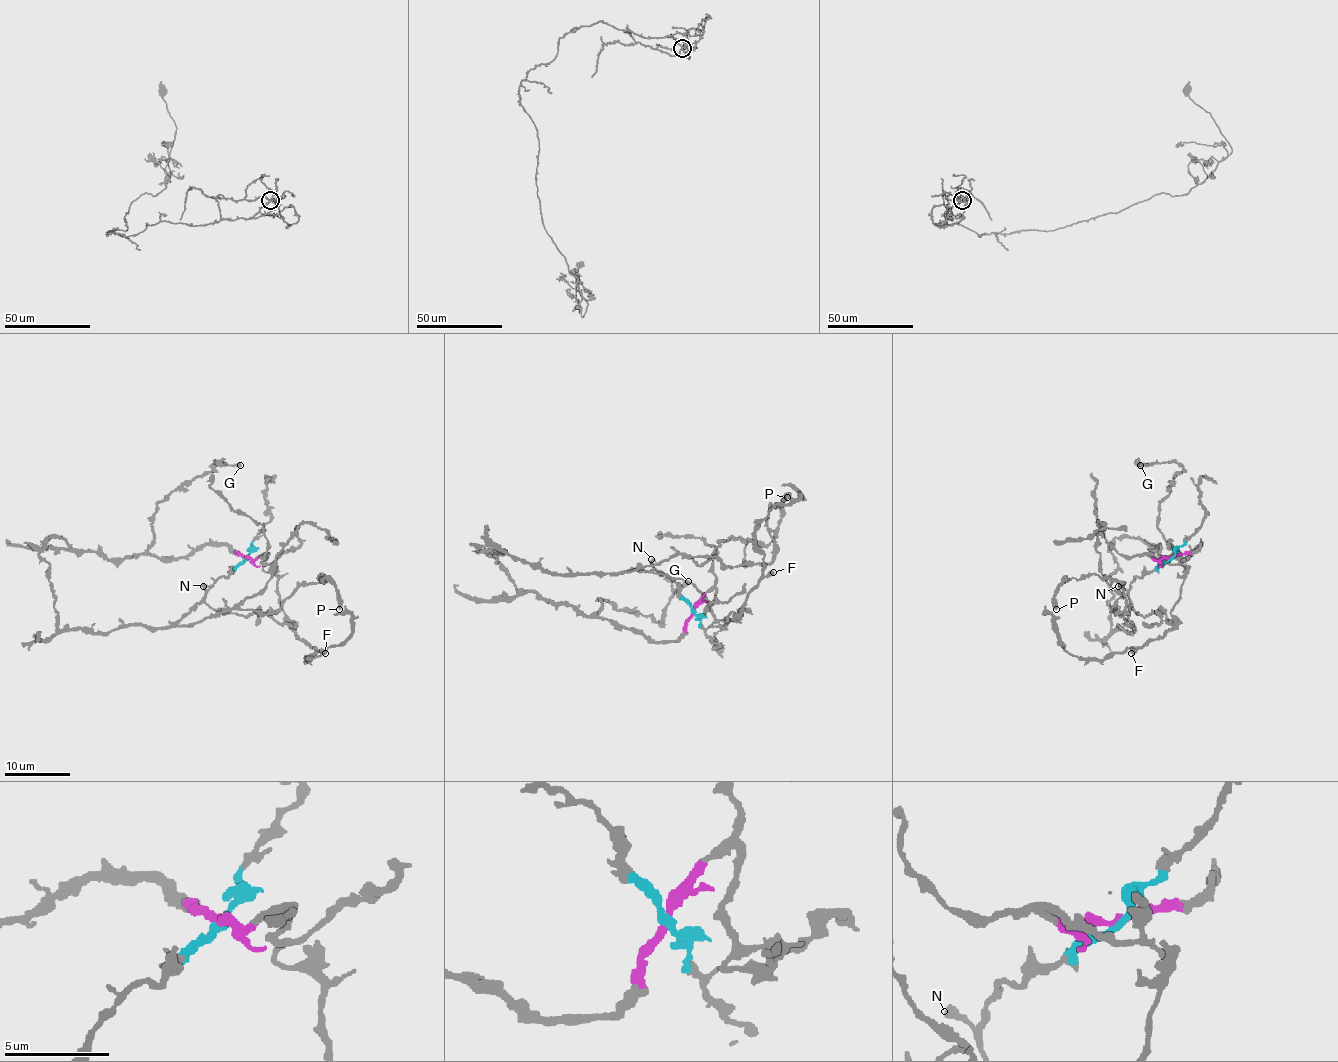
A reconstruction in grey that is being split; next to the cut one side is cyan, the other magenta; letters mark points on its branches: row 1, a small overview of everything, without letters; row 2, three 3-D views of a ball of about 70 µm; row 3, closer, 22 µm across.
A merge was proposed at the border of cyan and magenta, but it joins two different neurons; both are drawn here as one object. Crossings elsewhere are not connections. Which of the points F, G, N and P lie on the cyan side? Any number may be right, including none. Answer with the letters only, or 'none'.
N, P

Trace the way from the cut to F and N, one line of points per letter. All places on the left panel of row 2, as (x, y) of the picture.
F: (245, 557), (267, 556), (263, 569), (277, 577), (278, 603), (298, 636), (314, 649), (326, 652)
N: (245, 557), (208, 590), (203, 585)

